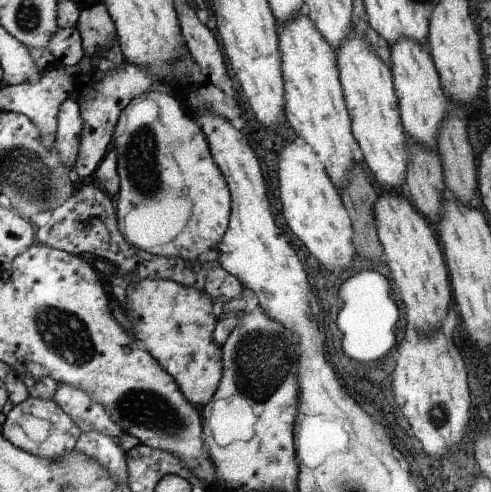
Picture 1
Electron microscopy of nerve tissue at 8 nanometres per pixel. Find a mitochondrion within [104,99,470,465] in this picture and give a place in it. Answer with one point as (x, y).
(263, 358)

